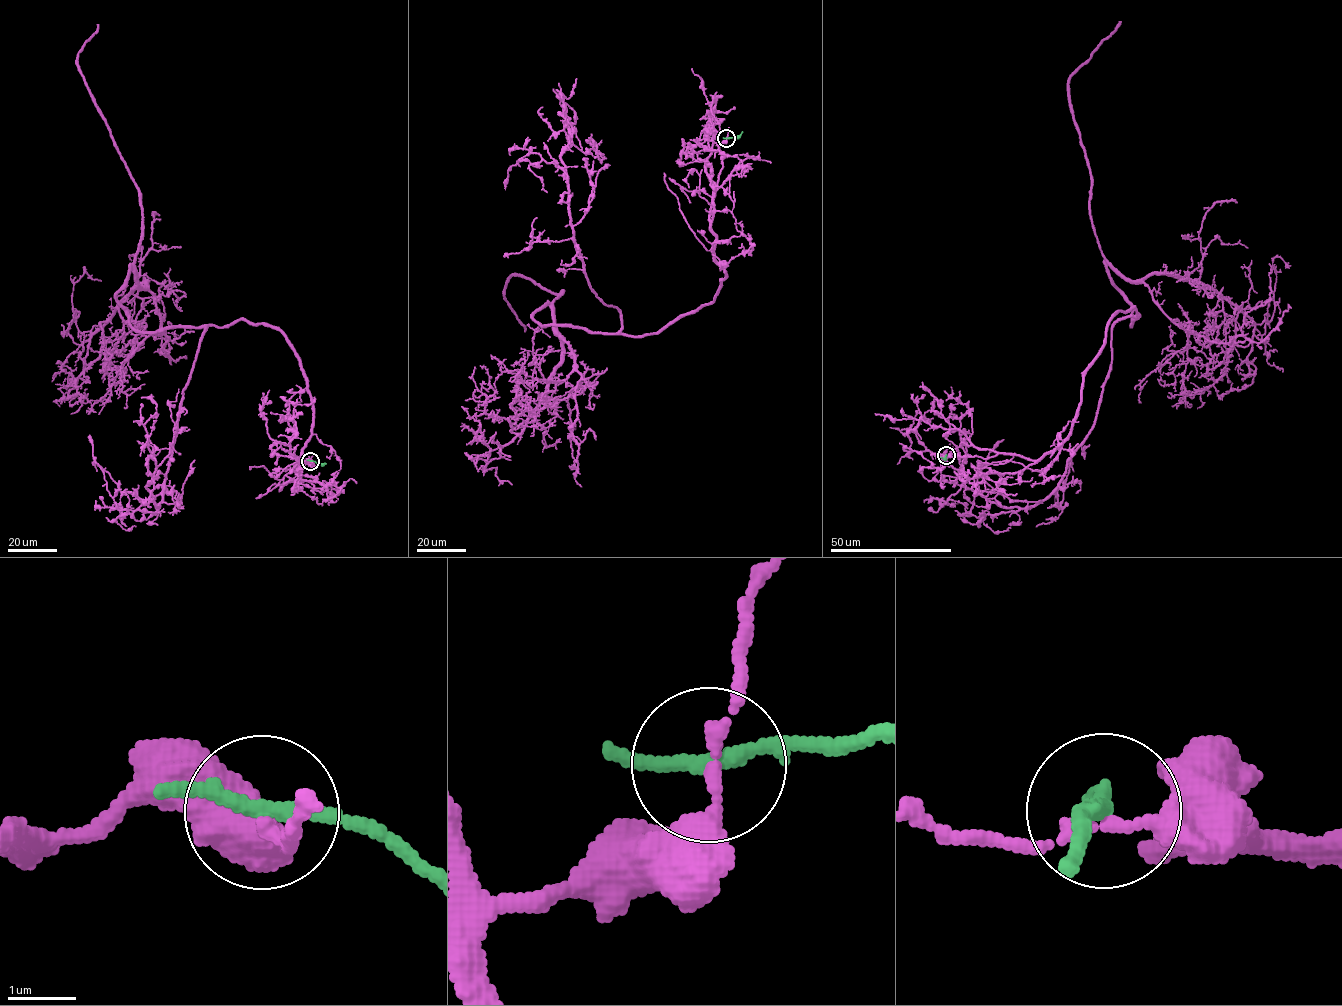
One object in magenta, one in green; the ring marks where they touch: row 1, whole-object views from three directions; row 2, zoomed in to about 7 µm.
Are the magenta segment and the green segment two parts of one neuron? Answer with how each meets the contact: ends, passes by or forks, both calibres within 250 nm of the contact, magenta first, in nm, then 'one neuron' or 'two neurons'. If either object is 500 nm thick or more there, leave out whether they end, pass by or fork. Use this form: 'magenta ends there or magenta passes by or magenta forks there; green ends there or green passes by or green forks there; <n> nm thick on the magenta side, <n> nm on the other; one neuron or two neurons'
magenta passes by; green passes by; 180 nm thick on the magenta side, 220 nm on the other; two neurons

